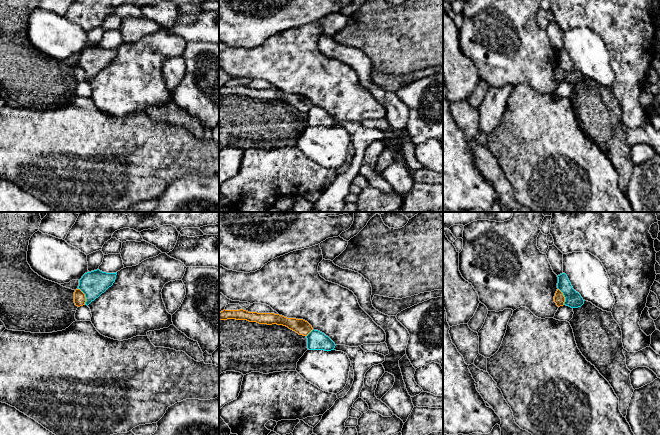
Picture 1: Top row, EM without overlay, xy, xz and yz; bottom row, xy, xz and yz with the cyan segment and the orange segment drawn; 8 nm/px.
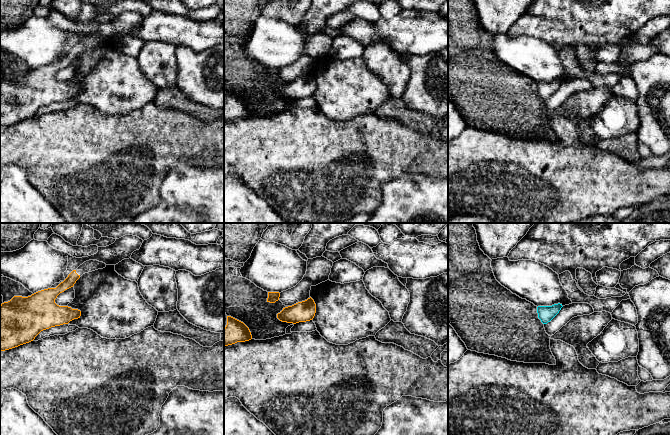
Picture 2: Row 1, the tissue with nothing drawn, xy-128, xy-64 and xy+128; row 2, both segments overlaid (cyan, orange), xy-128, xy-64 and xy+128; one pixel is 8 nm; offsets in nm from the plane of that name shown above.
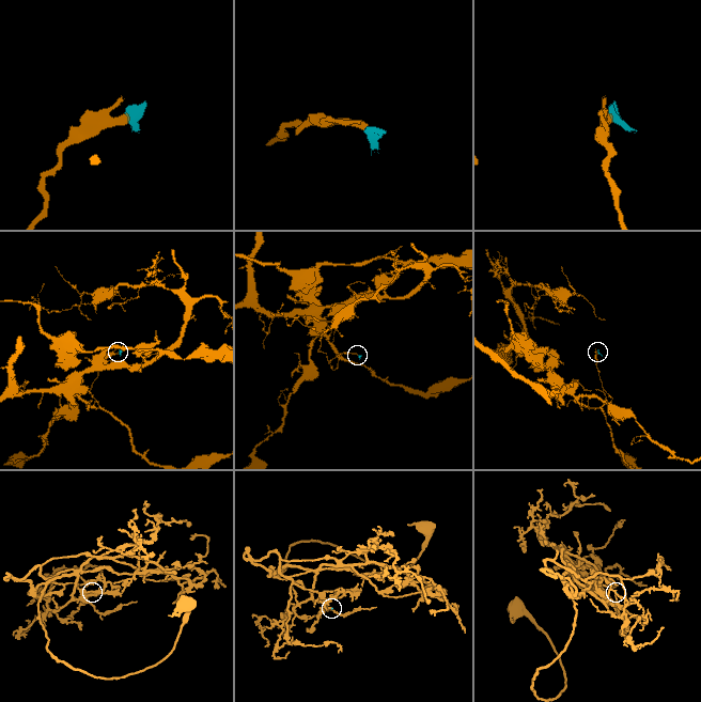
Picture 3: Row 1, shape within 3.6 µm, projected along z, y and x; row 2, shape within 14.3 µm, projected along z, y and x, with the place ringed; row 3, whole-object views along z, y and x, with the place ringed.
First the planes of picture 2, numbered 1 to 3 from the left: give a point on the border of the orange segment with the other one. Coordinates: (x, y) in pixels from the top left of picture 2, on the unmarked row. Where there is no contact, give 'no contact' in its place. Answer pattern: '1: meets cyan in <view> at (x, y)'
1: no contact
2: no contact
3: no contact

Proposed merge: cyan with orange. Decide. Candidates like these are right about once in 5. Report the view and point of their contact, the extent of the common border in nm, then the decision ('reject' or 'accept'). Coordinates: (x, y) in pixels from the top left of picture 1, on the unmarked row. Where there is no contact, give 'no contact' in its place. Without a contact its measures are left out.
contact xy (85, 72); length 150 nm; reject

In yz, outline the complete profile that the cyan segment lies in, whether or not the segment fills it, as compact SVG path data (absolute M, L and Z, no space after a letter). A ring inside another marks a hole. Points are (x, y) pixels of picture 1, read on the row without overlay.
M562 49L557 53L557 64L563 69L565 73L564 81L571 84L581 83L584 80L584 76L581 71L573 65L567 51Z

